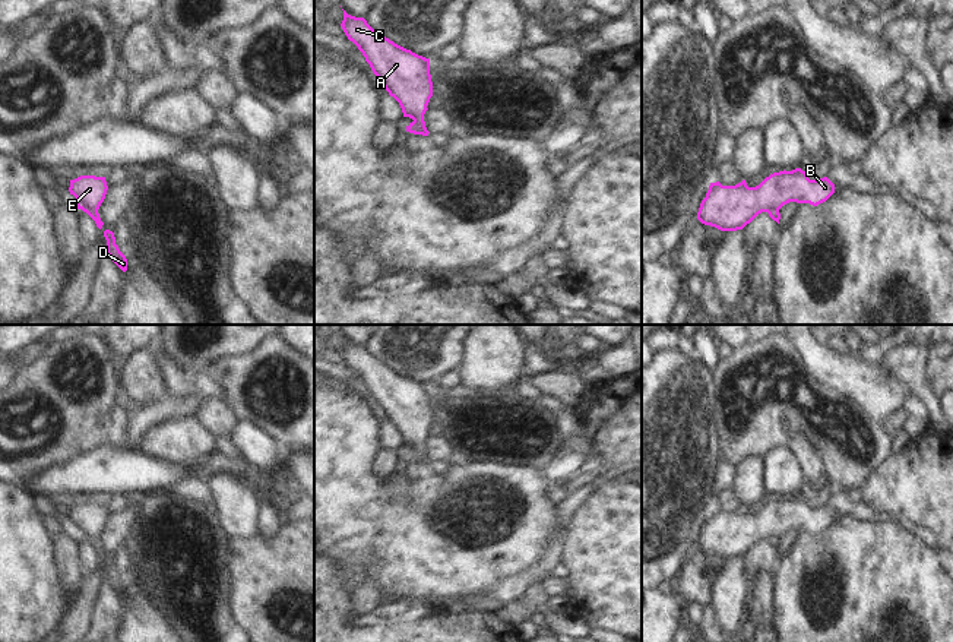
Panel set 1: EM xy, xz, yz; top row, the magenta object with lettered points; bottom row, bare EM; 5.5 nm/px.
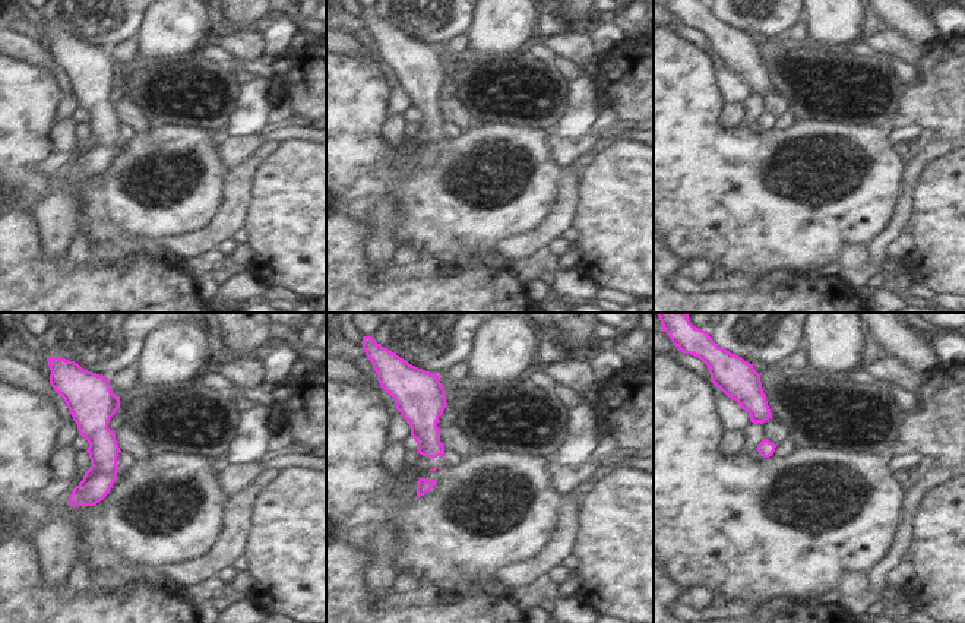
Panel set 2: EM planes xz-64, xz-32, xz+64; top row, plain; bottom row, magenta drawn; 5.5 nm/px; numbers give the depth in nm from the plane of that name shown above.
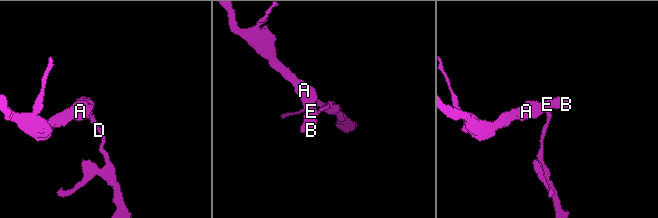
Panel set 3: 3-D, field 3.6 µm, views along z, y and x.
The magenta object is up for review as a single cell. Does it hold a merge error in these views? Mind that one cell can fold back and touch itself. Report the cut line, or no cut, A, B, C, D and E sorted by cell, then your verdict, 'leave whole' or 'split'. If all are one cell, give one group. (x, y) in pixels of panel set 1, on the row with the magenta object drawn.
xz (409, 125), (424, 127) | A B C E / D | split

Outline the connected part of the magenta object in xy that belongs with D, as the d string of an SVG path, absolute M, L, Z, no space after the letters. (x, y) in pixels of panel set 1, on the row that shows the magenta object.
M110 230L104 231L104 237L107 240L107 254L108 257L123 271L127 271L127 259L120 252L118 246L115 244L114 233Z

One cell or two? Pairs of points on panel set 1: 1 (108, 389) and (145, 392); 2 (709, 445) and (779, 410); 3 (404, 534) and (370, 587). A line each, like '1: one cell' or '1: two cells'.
1: two cells
2: two cells
3: two cells

